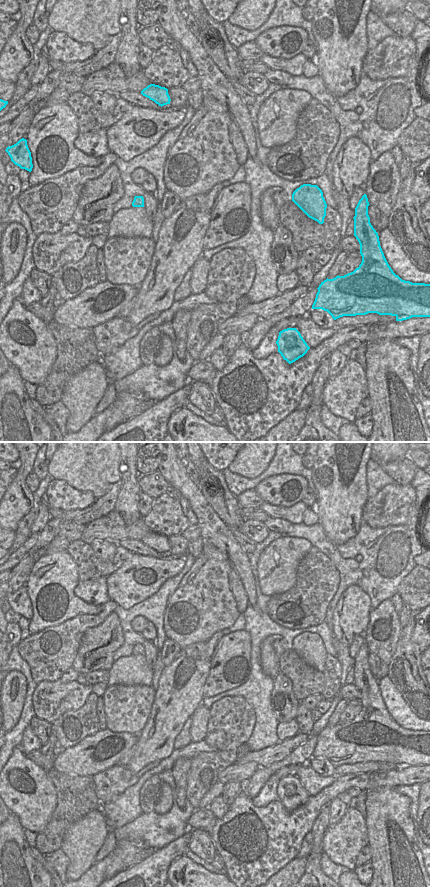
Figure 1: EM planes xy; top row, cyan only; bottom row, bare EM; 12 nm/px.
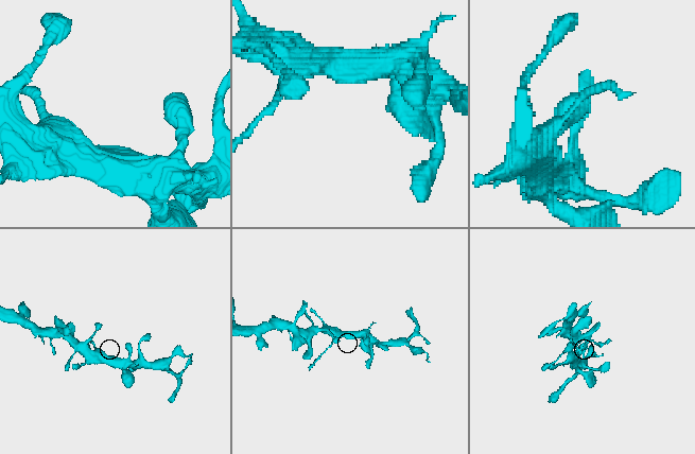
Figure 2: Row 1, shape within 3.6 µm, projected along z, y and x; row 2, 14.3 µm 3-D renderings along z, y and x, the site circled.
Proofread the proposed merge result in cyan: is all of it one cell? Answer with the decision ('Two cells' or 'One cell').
Two cells

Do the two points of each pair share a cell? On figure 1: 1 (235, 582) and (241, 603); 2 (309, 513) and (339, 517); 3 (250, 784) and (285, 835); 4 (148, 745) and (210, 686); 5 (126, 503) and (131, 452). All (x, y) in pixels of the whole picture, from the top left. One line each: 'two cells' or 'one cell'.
1: one cell
2: two cells
3: two cells
4: two cells
5: one cell

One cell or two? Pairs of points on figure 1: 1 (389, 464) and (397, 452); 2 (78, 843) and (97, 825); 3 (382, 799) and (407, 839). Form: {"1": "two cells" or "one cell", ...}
{"1": "one cell", "2": "one cell", "3": "one cell"}

